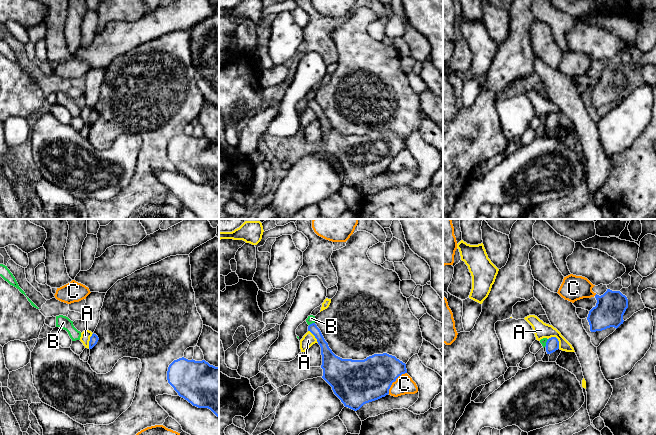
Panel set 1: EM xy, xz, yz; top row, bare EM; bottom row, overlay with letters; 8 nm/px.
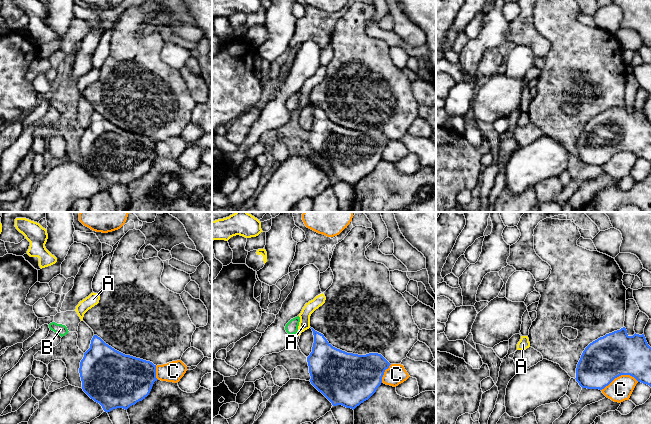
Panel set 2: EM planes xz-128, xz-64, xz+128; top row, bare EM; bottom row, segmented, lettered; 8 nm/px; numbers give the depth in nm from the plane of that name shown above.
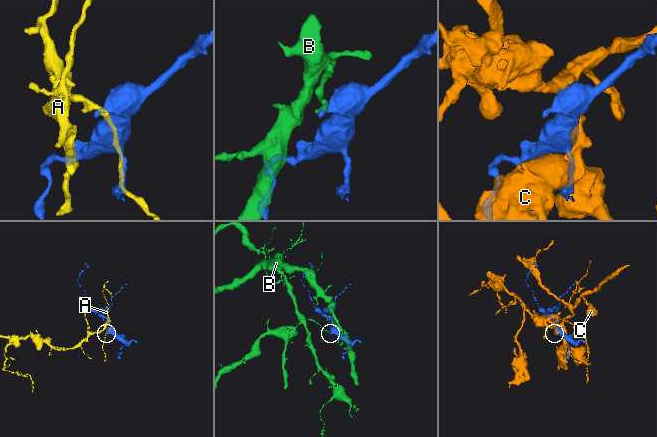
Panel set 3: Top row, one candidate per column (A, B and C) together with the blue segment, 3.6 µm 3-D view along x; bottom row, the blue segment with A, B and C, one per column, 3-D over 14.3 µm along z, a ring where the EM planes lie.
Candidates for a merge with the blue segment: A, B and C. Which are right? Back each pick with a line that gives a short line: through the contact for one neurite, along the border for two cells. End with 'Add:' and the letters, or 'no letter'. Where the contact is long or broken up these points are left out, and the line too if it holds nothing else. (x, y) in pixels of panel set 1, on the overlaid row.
Add: no letter

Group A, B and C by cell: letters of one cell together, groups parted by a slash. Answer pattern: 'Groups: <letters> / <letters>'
Groups: A / B / C

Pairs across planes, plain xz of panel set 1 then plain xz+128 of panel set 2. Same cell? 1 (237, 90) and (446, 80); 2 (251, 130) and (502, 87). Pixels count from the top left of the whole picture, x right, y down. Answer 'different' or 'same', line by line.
1: same
2: same

